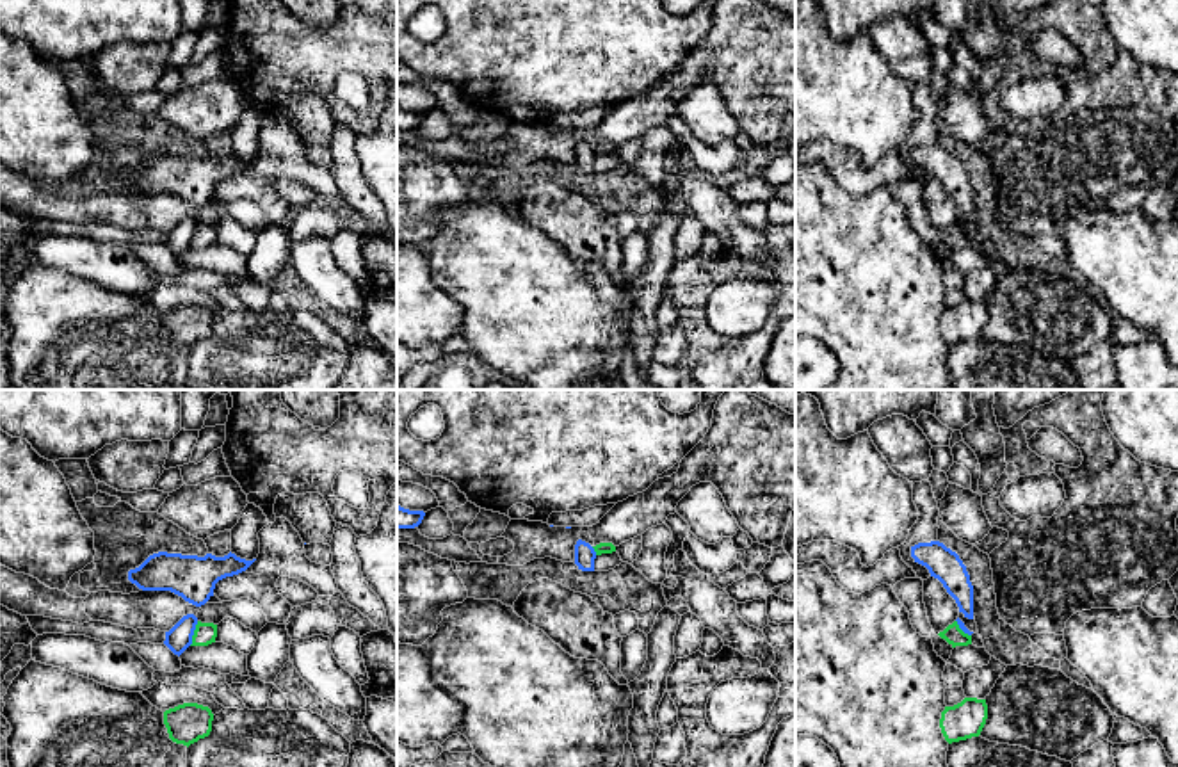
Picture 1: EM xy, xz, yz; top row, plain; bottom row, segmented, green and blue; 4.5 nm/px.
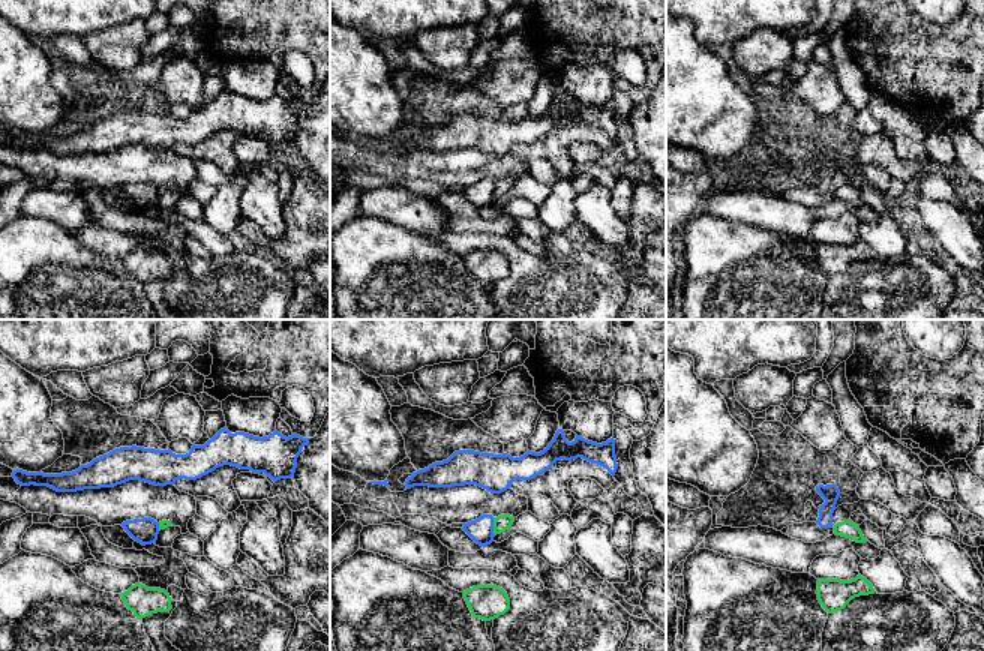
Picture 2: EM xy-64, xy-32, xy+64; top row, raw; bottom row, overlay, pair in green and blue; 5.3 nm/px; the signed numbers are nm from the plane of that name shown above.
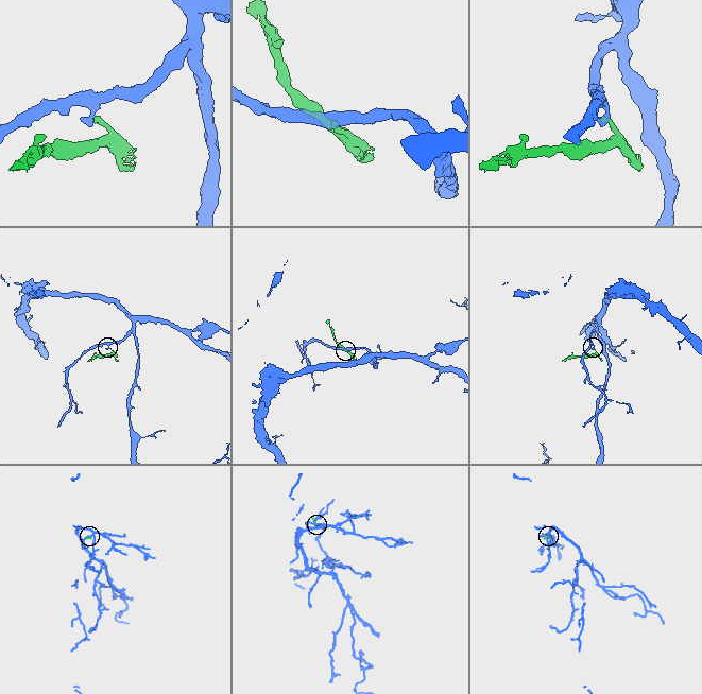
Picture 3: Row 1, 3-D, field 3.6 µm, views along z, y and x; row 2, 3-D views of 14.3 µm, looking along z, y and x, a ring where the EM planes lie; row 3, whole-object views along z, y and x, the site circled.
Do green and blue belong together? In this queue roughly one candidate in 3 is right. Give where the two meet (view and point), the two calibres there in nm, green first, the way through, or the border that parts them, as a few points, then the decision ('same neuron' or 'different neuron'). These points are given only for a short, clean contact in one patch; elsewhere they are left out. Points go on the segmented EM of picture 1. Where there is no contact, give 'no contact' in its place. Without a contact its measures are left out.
contact xy (194, 634); calibres 100 and 110 nm; border xy (198, 621), (189, 645); different neuron

